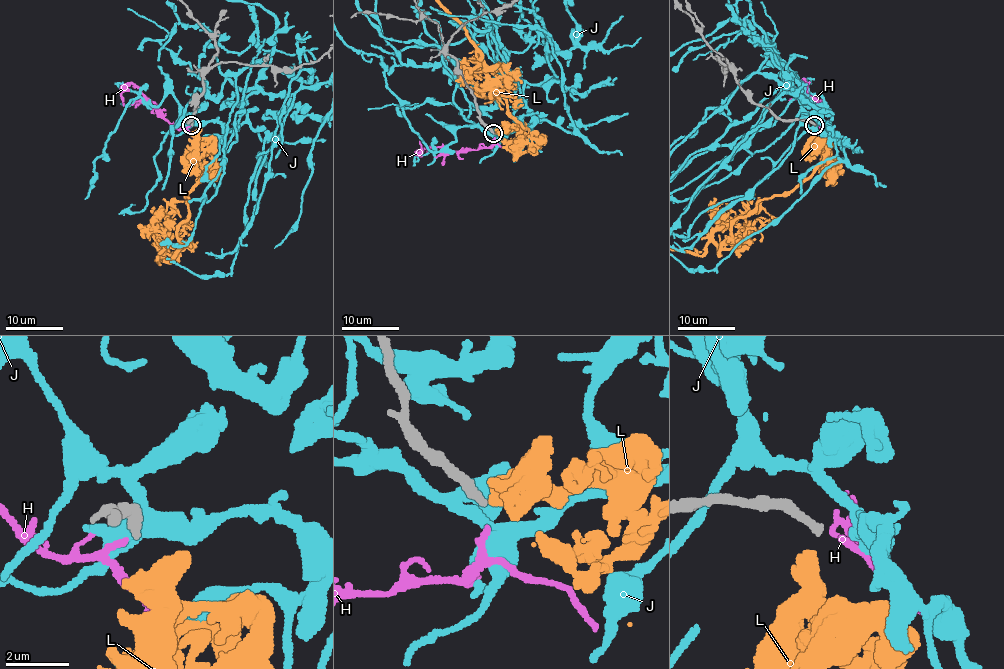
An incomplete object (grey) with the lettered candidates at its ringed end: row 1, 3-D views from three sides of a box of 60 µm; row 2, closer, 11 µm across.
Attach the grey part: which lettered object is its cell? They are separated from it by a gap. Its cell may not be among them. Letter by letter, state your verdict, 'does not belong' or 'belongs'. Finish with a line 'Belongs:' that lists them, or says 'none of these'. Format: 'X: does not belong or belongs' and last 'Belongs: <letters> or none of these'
H: does not belong
J: does not belong
L: does not belong
Belongs: none of these

